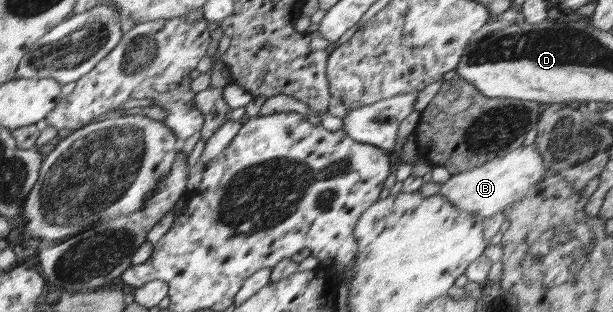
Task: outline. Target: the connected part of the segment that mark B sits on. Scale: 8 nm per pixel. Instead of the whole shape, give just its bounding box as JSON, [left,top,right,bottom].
[439,145,550,220]

